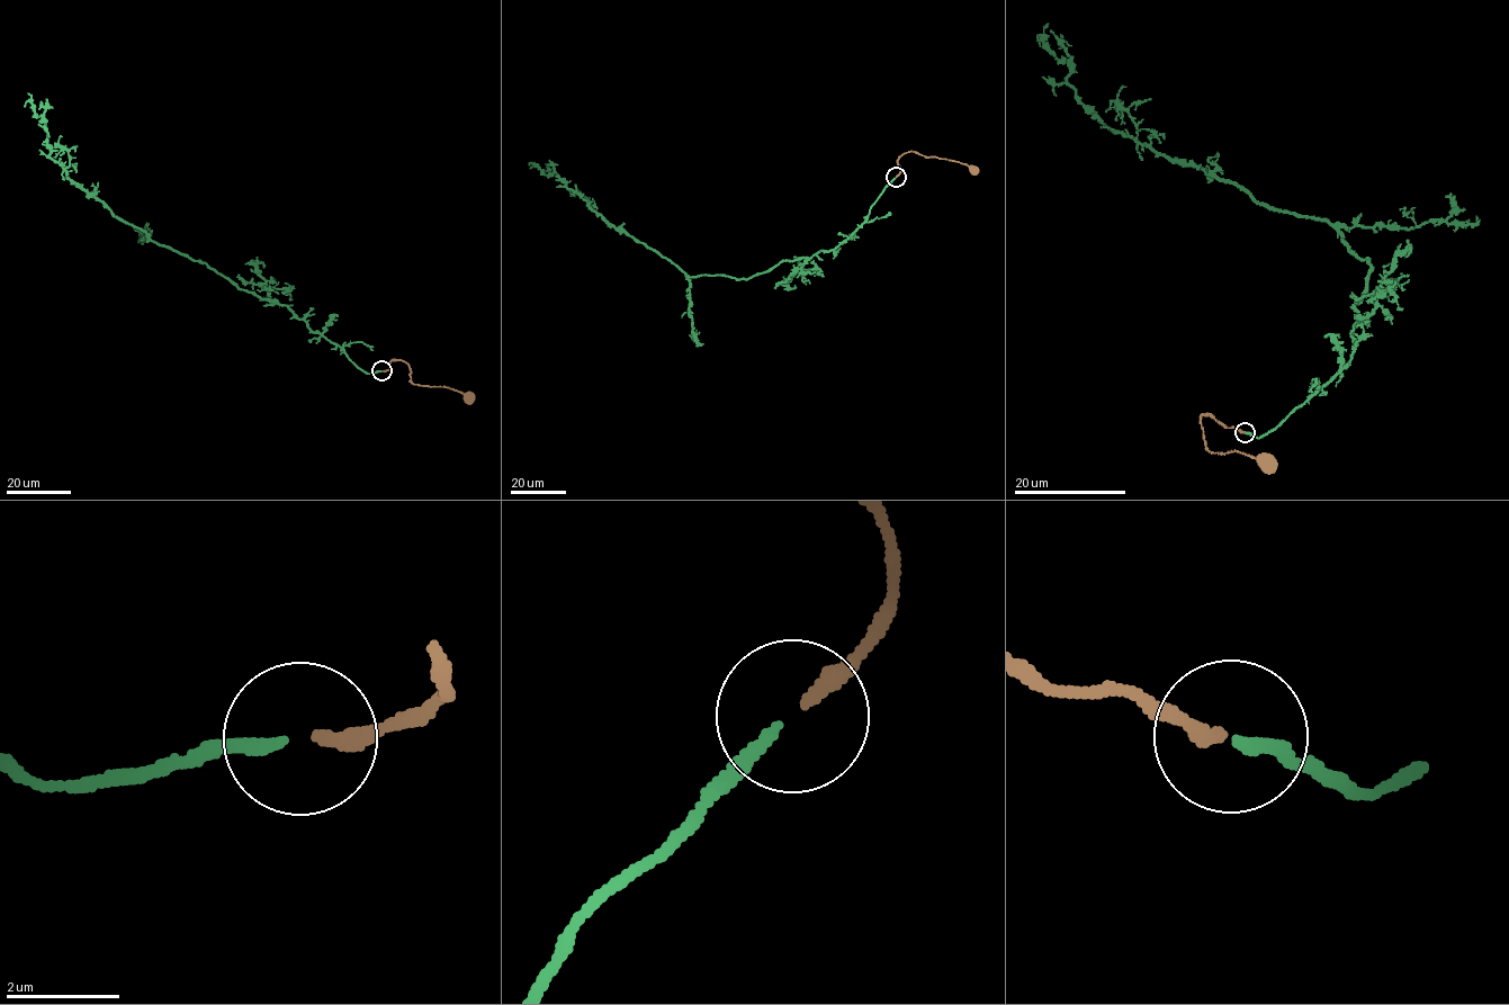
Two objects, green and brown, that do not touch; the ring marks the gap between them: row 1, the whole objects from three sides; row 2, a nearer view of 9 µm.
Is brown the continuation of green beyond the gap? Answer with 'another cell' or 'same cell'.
another cell

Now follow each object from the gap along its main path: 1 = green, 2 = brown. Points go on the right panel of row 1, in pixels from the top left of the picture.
1: (1246, 432), (1280, 425), (1350, 358), (1370, 261), (1322, 220), (1111, 129), (1067, 82), (1070, 59), (1042, 47)
2: (1245, 431), (1224, 428), (1209, 414), (1203, 413), (1200, 420), (1206, 448), (1213, 454), (1239, 451), (1267, 461)

